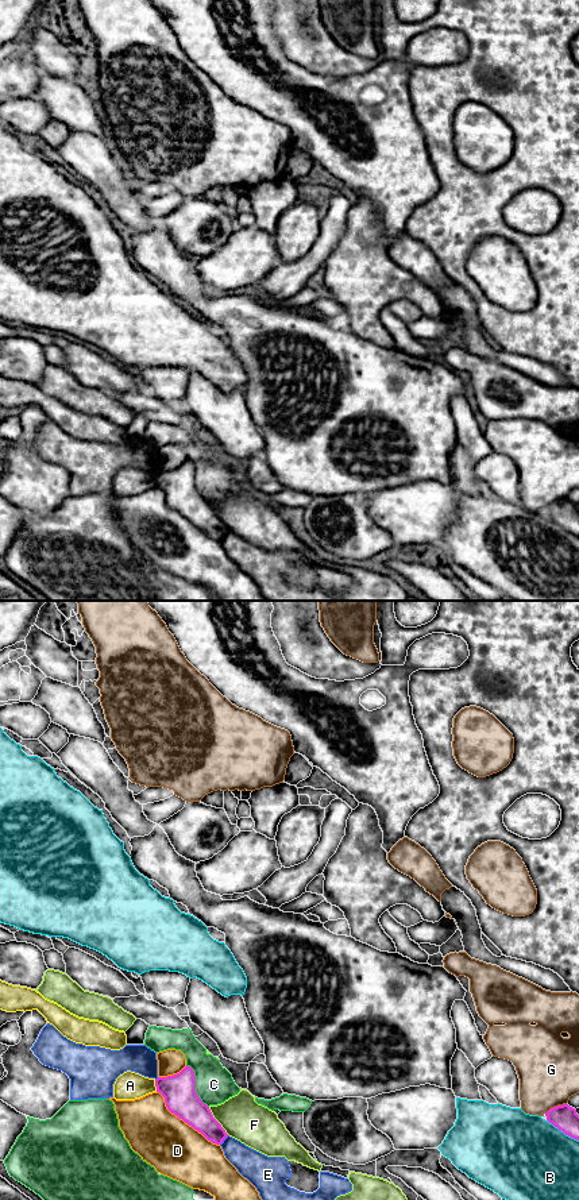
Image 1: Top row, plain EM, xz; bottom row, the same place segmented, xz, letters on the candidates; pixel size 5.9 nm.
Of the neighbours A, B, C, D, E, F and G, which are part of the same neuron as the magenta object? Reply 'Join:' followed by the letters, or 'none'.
Join: none

